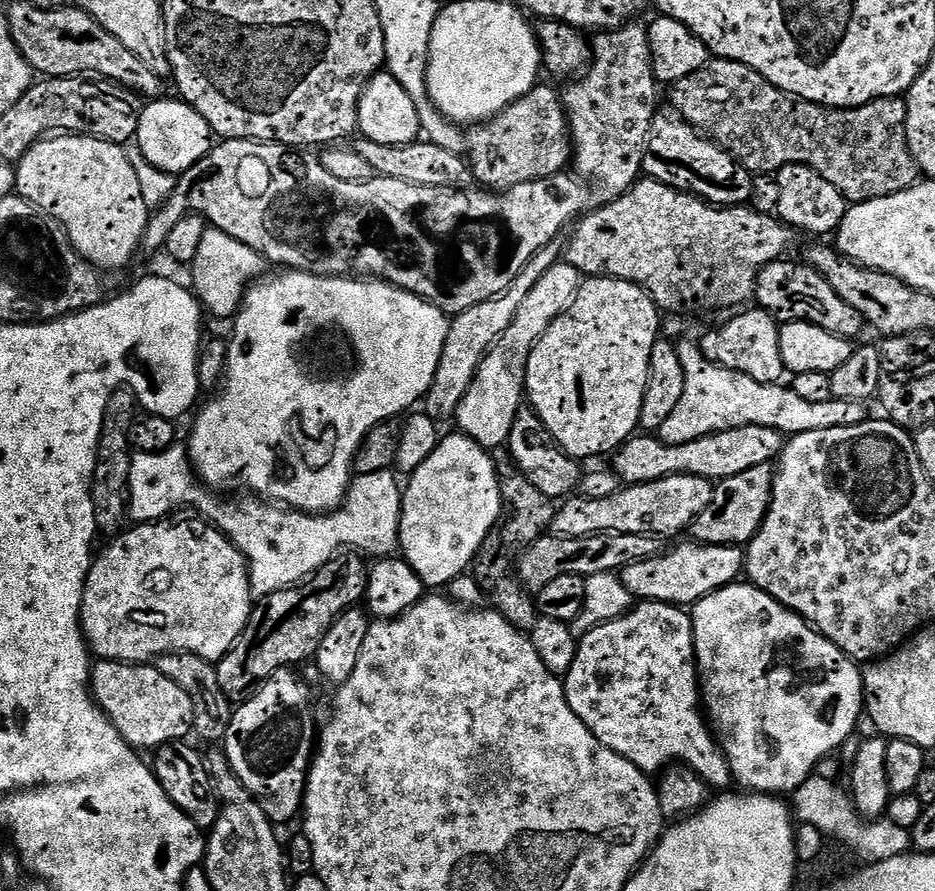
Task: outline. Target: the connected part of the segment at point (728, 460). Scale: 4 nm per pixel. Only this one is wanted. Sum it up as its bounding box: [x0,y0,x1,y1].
[611,426,786,485]

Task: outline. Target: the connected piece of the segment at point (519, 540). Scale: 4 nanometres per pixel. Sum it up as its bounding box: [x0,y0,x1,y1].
[474,455,557,634]

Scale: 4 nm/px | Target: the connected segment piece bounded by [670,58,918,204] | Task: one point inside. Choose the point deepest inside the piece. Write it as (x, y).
(863, 152)

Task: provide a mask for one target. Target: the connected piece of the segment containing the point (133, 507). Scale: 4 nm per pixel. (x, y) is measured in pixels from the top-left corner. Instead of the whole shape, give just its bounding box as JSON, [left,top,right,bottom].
[128,442,402,598]

